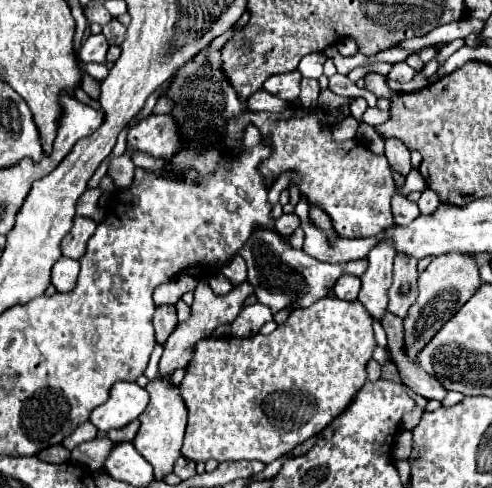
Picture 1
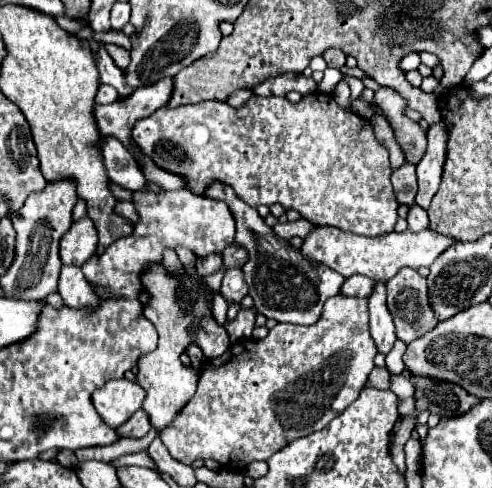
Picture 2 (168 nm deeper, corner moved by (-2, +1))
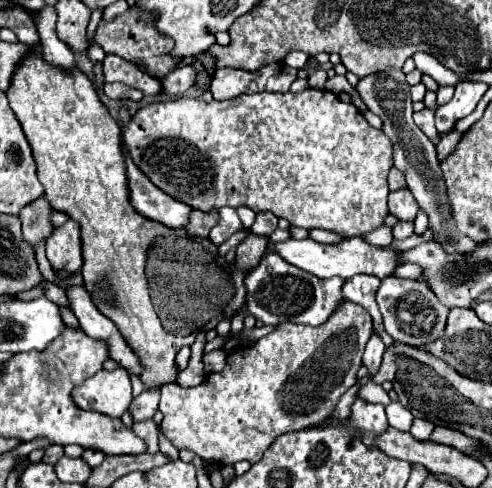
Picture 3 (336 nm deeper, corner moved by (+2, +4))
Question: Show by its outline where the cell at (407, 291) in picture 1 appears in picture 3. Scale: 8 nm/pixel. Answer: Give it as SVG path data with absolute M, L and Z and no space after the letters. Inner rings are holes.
M387 276L381 280L381 286L377 290L377 306L383 314L385 332L399 344L423 346L443 336L449 308L437 300L425 280L403 280L397 276Z

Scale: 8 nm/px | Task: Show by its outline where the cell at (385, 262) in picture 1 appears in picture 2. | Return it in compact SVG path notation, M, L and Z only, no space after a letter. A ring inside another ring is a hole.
M375 283L375 291L369 297L369 313L371 313L371 337L377 345L377 351L387 355L395 343L395 325L385 307L385 283Z

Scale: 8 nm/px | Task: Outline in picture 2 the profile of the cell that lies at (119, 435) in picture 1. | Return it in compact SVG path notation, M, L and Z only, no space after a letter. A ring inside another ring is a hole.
M139 409L135 415L131 415L119 429L117 433L121 437L143 437L147 431L151 429L151 421L149 421L149 415Z

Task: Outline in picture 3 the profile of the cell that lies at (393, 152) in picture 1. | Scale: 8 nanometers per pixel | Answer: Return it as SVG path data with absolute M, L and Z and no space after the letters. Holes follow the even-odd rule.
M407 186L389 194L389 212L395 214L399 220L415 220L417 208L419 206Z

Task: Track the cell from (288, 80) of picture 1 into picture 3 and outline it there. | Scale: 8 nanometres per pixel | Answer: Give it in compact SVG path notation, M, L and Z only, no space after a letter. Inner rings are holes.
M269 64L257 72L223 68L211 82L211 94L215 100L229 100L253 92L287 92L295 78L297 70L285 64Z

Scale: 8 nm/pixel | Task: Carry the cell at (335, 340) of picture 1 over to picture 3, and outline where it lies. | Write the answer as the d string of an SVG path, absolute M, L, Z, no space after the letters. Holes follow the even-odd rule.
M343 300L341 308L329 316L321 326L299 326L293 322L279 324L271 334L257 340L253 346L243 348L241 354L233 354L233 364L221 372L209 374L199 386L183 388L179 384L167 384L161 388L159 410L163 412L161 434L177 448L191 450L203 460L217 462L221 466L233 466L239 460L257 462L273 440L285 432L311 428L331 416L341 396L355 386L357 372L363 364L365 344L373 332L373 320L365 308Z

